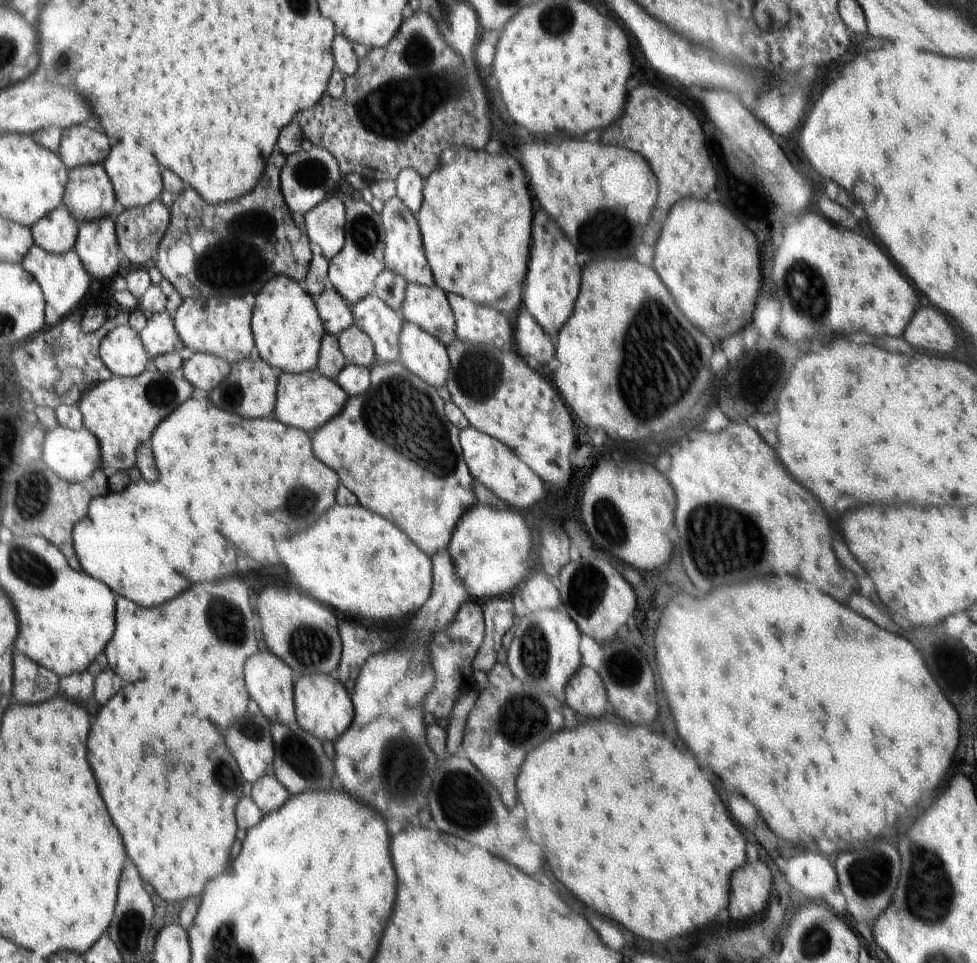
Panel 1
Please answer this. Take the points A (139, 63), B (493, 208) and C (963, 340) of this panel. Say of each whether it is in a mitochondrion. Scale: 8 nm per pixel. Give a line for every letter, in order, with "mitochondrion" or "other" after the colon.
A: other
B: other
C: other

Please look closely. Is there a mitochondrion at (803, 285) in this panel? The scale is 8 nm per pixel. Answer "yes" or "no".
yes

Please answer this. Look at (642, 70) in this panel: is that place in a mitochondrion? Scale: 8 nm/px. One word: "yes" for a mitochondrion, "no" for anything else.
no

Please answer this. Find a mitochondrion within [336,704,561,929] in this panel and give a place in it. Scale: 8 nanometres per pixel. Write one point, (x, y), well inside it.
(465, 802)

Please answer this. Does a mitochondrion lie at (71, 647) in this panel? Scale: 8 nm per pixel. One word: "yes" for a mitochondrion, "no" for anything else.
no

